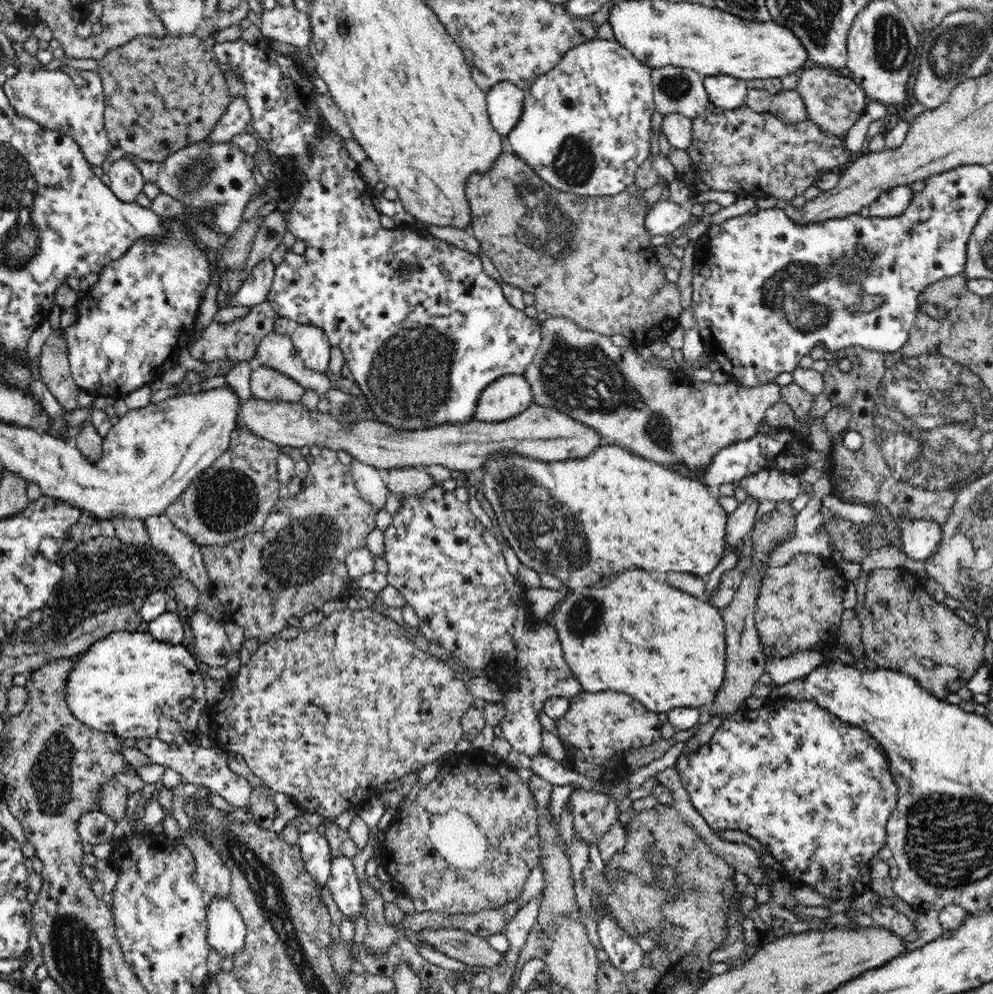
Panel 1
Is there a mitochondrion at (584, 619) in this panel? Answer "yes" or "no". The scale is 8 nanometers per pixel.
yes

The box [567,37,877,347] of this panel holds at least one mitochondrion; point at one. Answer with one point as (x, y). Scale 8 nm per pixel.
(677, 88)

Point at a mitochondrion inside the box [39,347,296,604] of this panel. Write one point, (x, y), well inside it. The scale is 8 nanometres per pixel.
(227, 499)

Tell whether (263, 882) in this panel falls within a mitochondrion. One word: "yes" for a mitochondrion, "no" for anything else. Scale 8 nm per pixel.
yes

